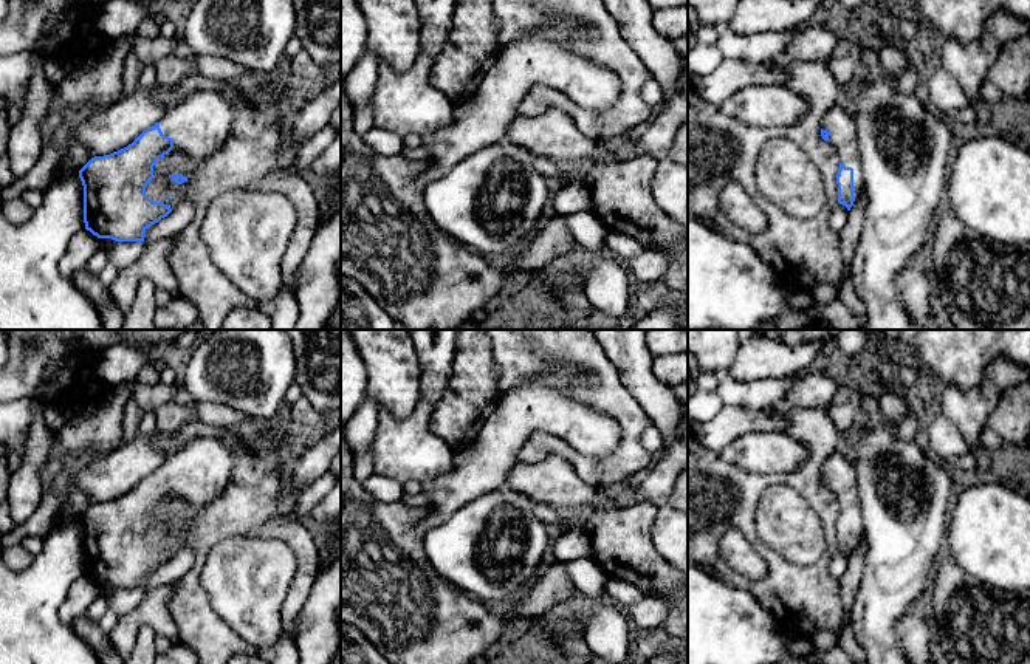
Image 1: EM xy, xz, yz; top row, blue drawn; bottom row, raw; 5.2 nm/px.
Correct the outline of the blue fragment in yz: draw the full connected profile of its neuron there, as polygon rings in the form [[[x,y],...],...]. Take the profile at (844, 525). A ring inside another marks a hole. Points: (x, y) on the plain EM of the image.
[[[838,450],[832,452],[822,463],[821,483],[839,501],[838,549],[850,557],[863,536],[857,471],[852,461]]]

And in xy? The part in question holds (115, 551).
[[[277,433],[240,443],[195,438],[127,494],[91,505],[79,517],[85,576],[98,585],[144,588],[146,576],[172,559],[146,542],[156,508],[170,497],[195,509],[212,503],[229,483],[239,449],[279,452],[282,441]]]

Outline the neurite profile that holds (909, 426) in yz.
[[[909,406],[909,413],[908,413],[908,416],[906,416],[906,418],[901,421],[901,424],[898,426],[900,440],[903,440],[903,441],[911,441],[911,440],[914,440],[917,430],[918,430],[917,416],[915,416],[915,413],[911,410],[911,406]]]

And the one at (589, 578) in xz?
[[[592,557],[578,560],[559,562],[564,565],[568,577],[575,584],[578,593],[592,597],[593,601],[606,601],[606,582],[609,574]]]

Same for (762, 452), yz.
[[[776,432],[740,435],[719,454],[725,461],[759,475],[785,475],[809,458],[802,441]]]

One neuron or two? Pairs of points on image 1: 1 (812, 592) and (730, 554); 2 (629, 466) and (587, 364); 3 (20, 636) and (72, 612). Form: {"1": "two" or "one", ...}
{"1": "two", "2": "one", "3": "two"}

